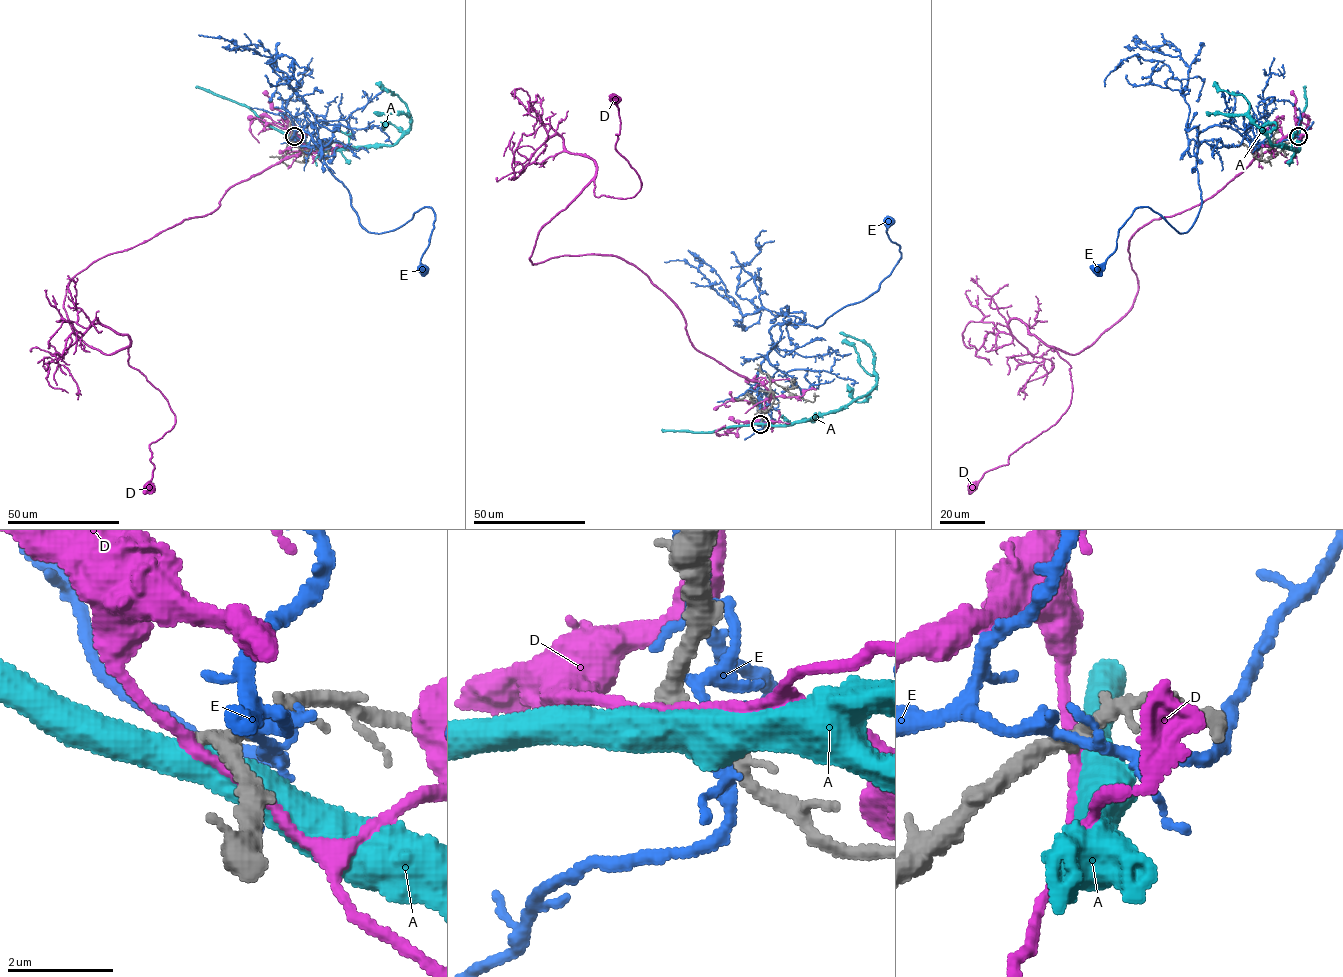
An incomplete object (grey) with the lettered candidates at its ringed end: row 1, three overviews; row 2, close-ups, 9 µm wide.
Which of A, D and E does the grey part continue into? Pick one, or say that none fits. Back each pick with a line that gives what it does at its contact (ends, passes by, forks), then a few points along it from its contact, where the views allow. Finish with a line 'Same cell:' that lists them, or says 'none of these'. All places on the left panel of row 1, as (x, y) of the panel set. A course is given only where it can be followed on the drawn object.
Same cell: none of these

